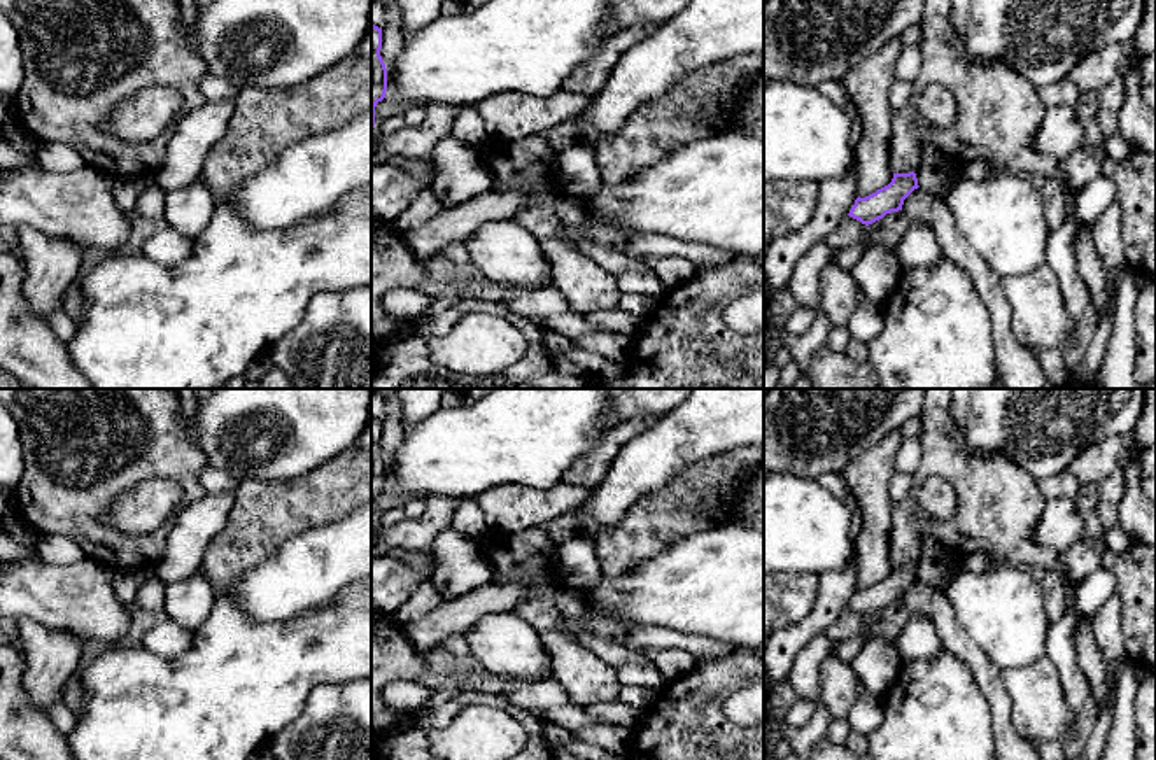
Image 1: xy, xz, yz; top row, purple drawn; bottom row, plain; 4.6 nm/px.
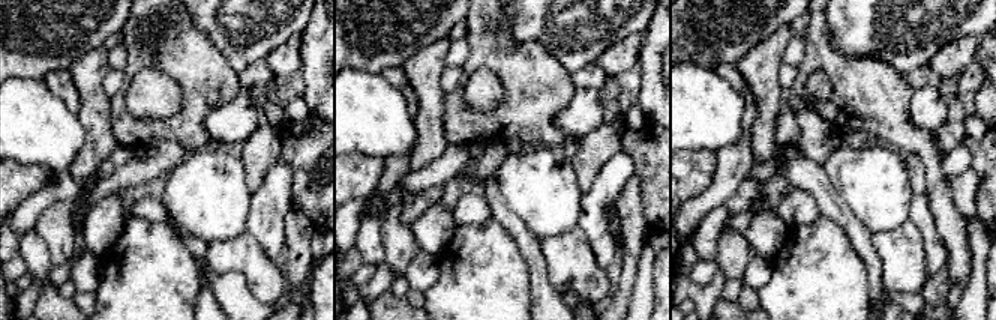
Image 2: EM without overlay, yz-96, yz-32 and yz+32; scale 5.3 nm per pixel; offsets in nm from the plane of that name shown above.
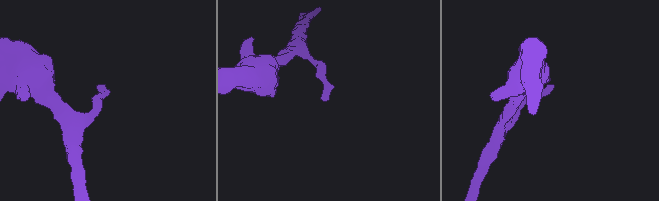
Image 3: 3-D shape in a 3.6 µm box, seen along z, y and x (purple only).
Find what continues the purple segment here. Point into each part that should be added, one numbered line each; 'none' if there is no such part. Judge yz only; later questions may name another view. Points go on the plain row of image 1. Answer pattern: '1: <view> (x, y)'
none

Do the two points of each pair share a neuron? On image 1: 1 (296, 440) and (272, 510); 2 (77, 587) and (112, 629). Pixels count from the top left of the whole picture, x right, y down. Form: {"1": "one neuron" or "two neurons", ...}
{"1": "two neurons", "2": "one neuron"}

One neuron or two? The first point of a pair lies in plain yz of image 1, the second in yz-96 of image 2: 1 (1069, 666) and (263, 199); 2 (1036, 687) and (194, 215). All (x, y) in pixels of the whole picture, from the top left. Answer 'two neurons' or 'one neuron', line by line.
1: one neuron
2: two neurons

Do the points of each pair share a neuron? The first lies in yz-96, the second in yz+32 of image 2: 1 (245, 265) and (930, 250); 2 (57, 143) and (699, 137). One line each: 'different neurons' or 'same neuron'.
1: different neurons
2: same neuron

